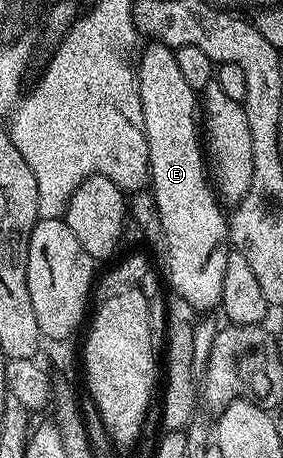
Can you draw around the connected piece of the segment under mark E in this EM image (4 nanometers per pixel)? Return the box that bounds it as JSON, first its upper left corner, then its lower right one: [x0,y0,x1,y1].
[137,41,229,309]

